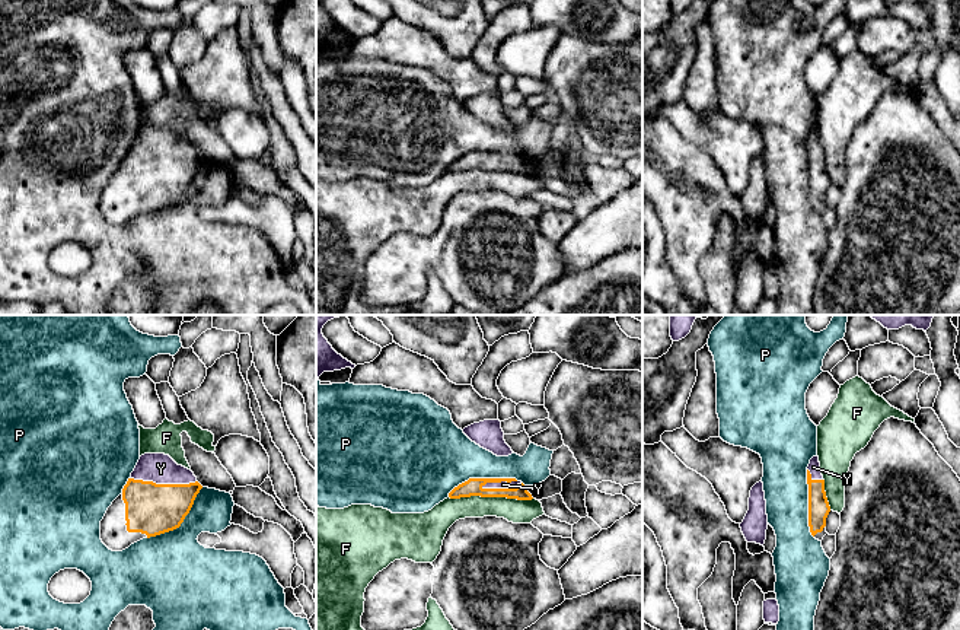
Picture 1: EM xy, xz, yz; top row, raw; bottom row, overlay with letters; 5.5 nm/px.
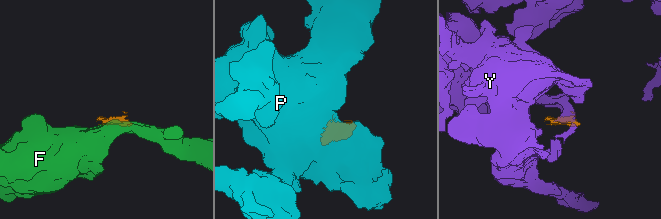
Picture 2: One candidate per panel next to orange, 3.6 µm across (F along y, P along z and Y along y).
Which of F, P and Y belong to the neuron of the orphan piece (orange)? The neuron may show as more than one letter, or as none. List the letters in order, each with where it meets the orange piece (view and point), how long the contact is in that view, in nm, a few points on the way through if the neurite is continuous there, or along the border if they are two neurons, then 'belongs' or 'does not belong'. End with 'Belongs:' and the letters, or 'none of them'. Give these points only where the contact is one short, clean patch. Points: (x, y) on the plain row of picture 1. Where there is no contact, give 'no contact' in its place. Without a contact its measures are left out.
F: meets orange in xz at (491, 169); contact 460 nm long; does not belong
P: meets orange in xz at (481, 152); contact 400 nm long; does not belong
Y: meets orange in xz at (501, 162); contact 240 nm long; runs through xz (474, 159), (501, 162), (503, 158); belongs
Belongs: Y

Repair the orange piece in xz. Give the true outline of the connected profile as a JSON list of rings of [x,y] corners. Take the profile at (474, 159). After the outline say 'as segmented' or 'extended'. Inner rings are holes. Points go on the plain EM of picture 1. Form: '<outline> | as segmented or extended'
[[[469,152],[468,155],[455,160],[450,166],[450,172],[460,171],[507,171],[517,174],[532,174],[532,168],[526,159],[516,152]]] | extended

